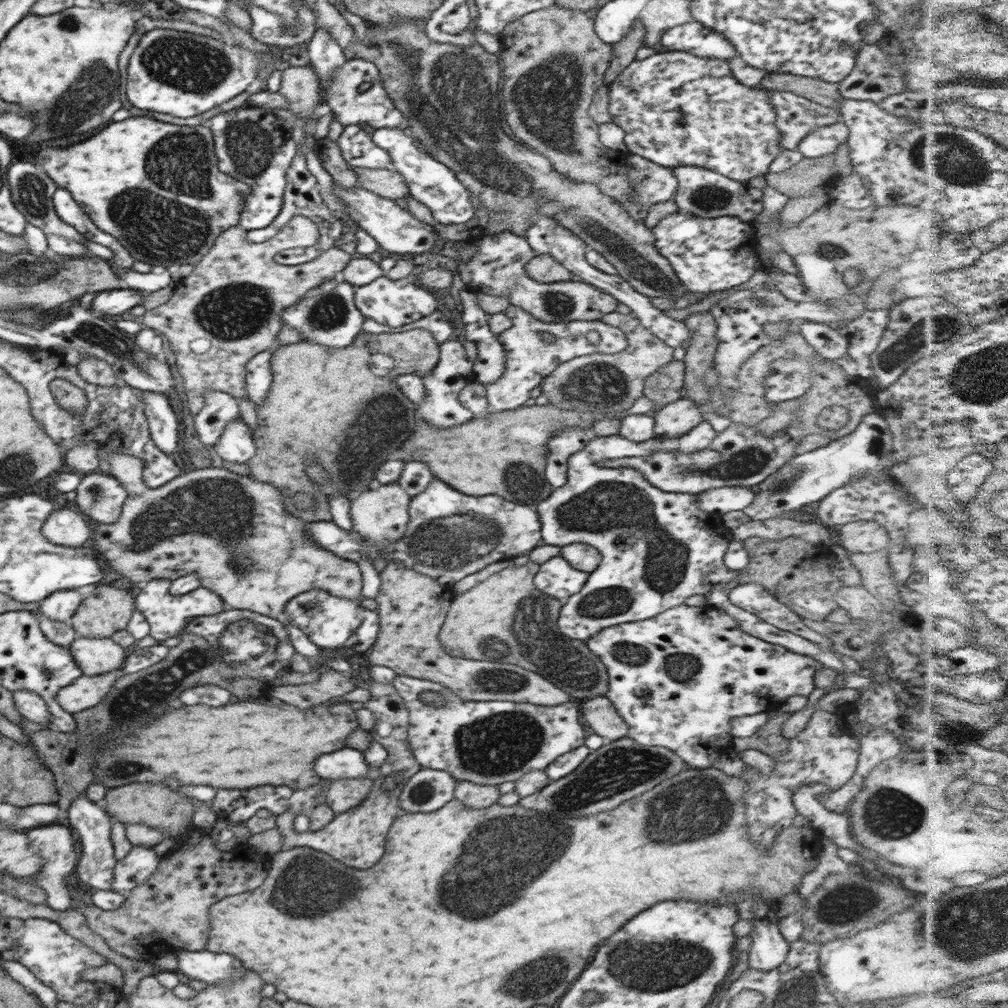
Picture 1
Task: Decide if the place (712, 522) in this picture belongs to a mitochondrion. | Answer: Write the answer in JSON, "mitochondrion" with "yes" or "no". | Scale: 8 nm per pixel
{"mitochondrion":"no"}

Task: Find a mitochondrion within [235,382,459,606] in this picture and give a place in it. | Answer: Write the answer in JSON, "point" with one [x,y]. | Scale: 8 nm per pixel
{"point":[379,426]}

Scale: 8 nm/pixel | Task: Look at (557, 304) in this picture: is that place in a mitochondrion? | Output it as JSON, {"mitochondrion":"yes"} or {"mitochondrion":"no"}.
{"mitochondrion":"yes"}

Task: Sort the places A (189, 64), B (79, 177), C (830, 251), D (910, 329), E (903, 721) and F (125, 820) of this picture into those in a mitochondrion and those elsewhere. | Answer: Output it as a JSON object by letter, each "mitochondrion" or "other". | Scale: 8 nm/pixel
{"A":"mitochondrion","B":"other","C":"mitochondrion","D":"mitochondrion","E":"other","F":"other"}

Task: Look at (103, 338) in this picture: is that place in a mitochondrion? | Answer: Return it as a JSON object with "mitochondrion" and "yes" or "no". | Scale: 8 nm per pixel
{"mitochondrion":"yes"}

